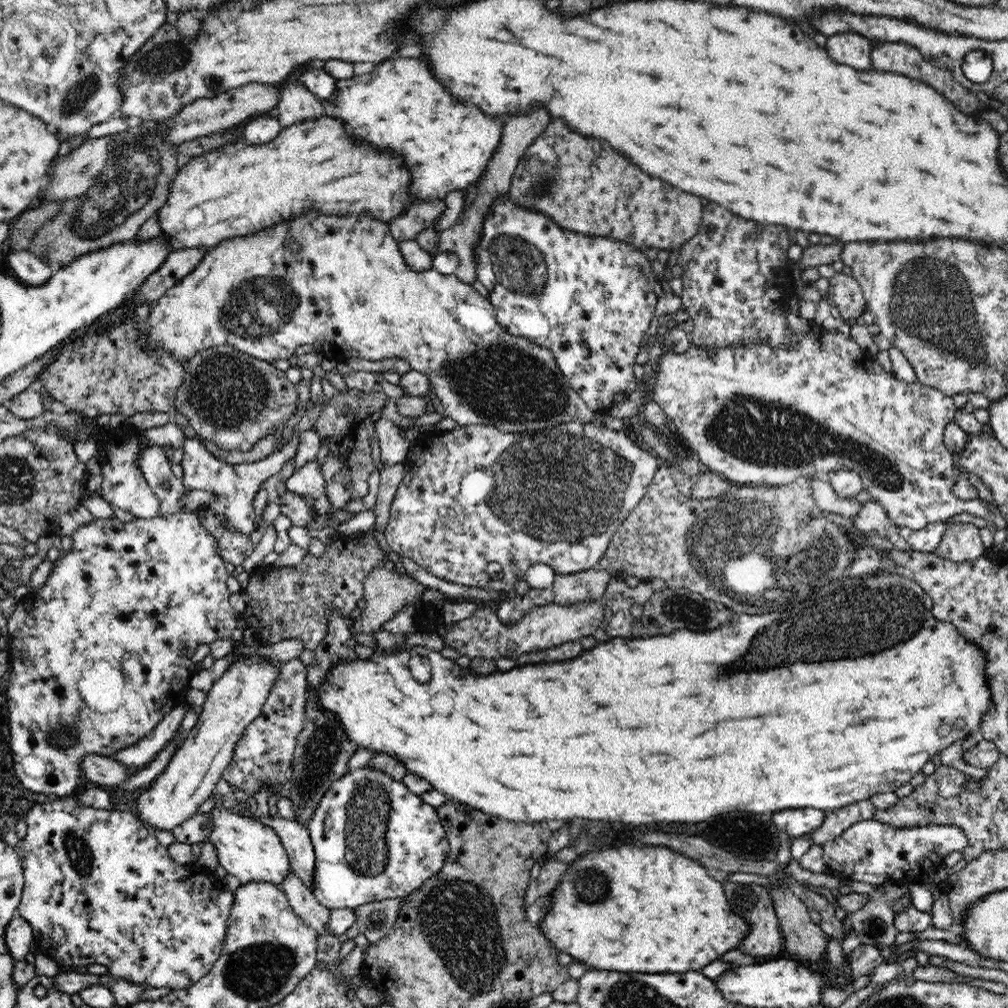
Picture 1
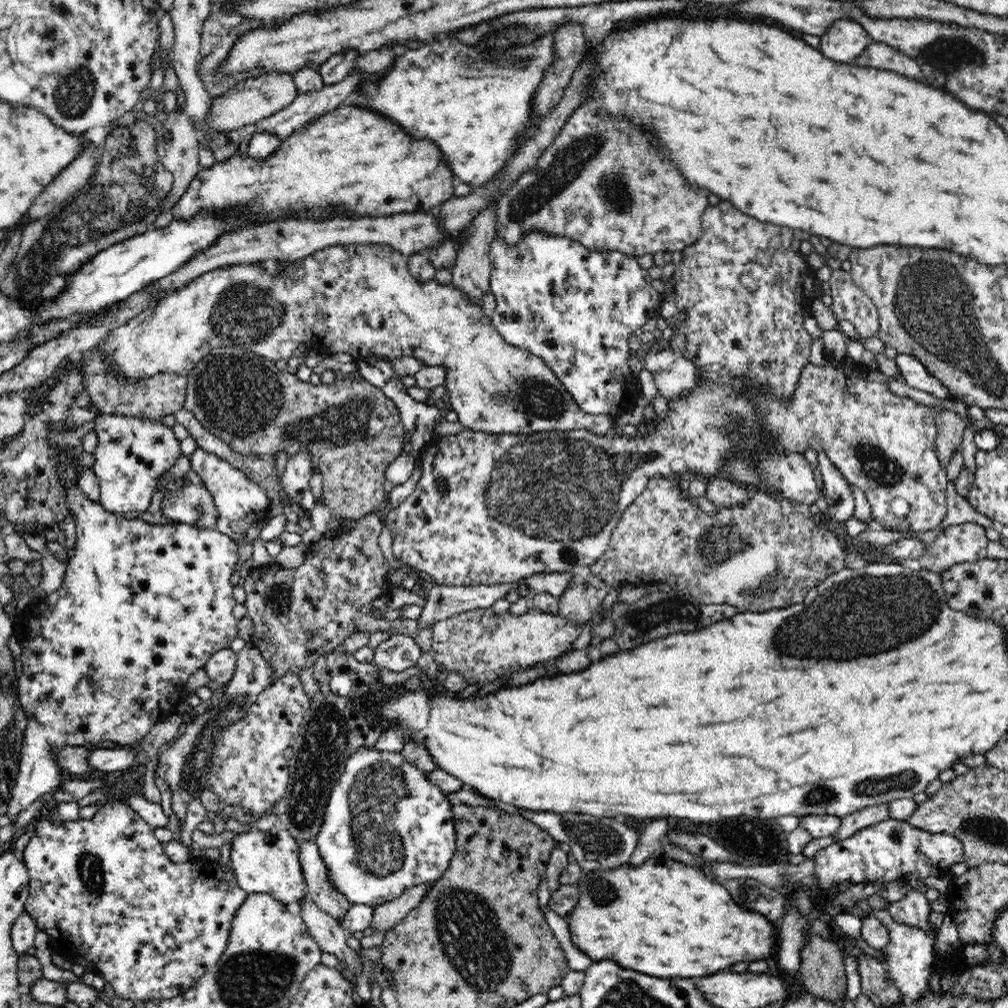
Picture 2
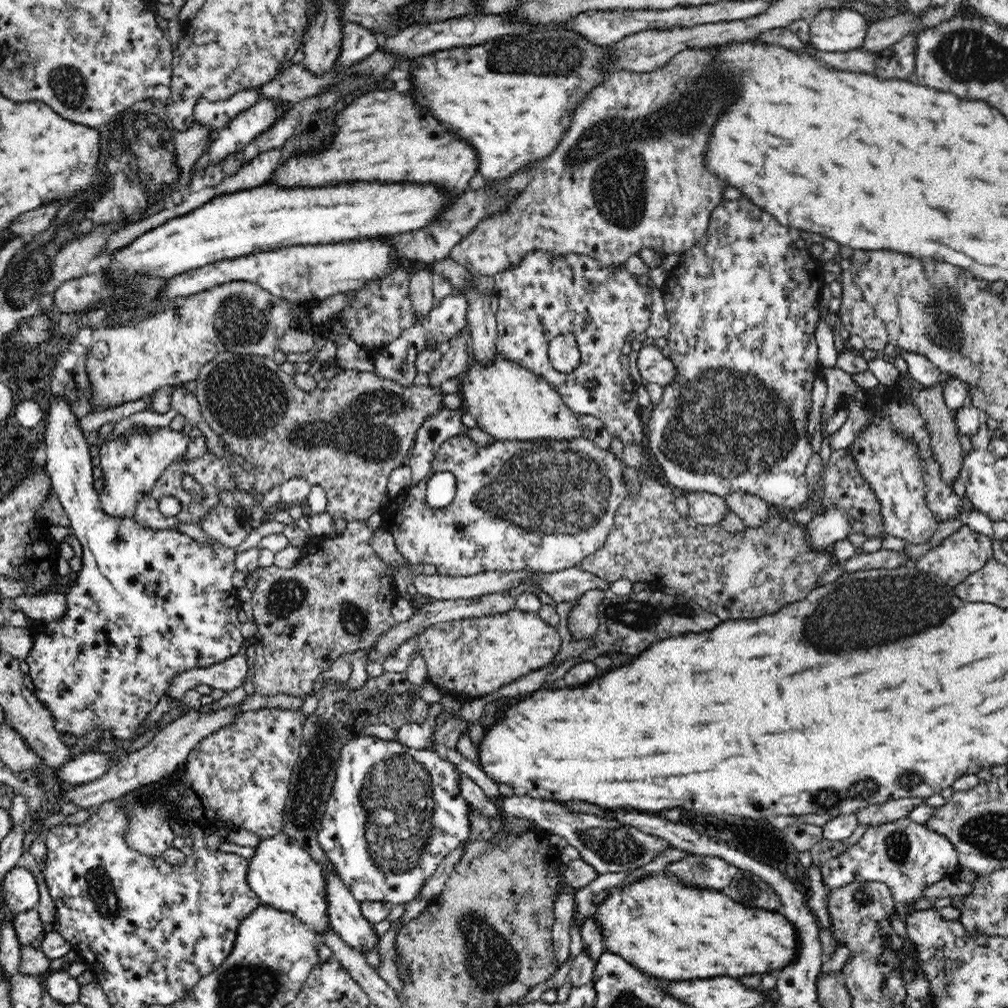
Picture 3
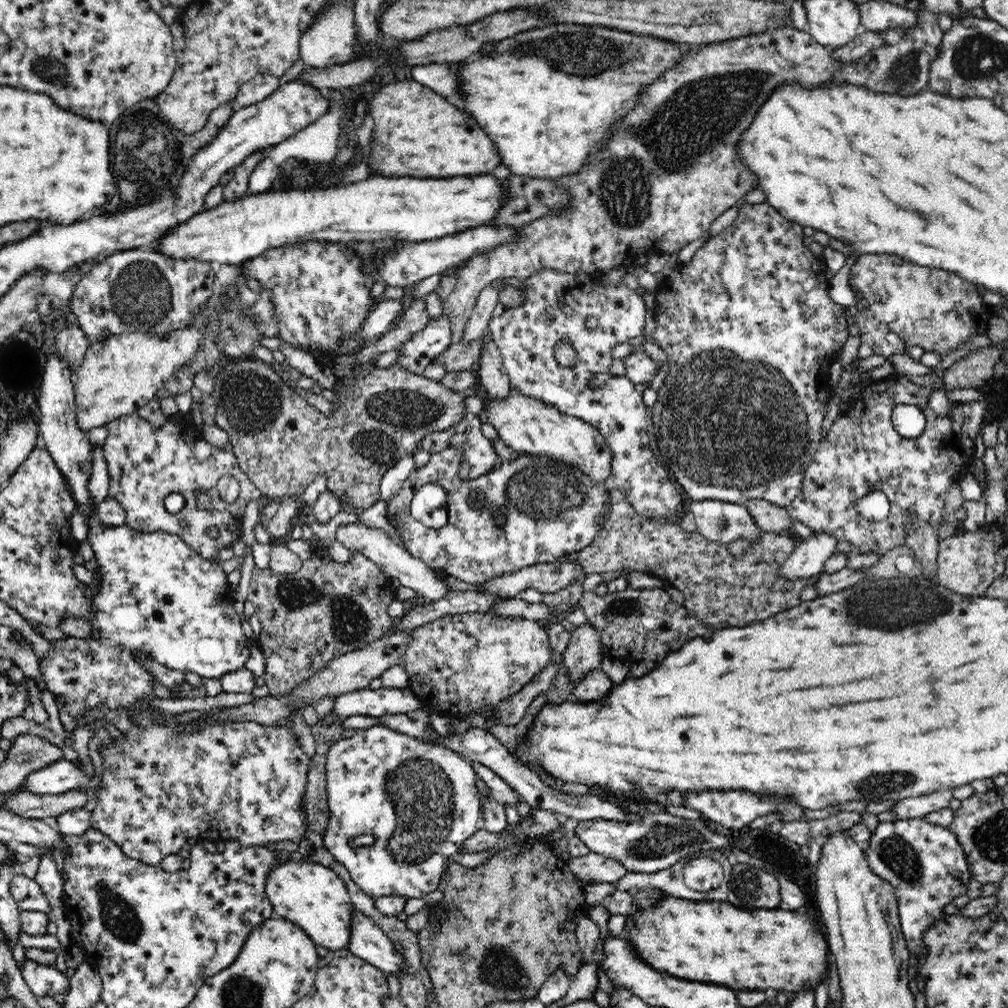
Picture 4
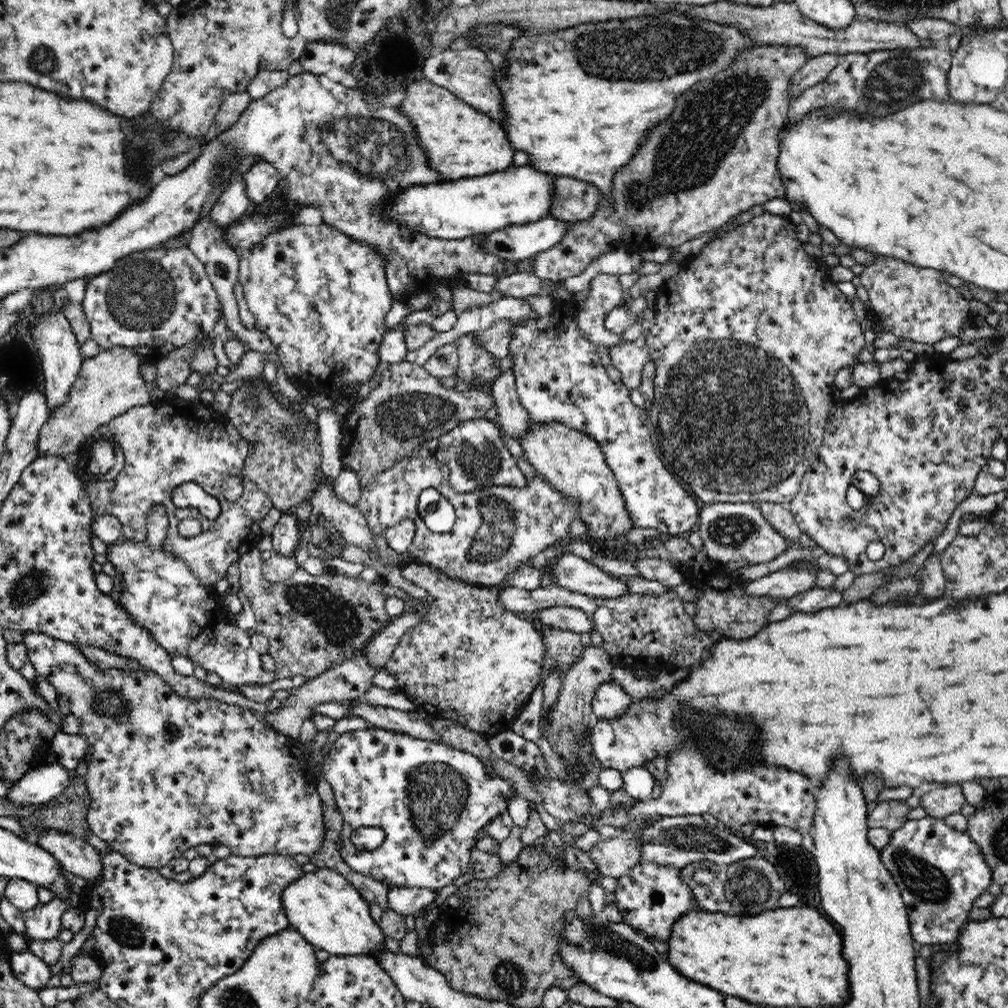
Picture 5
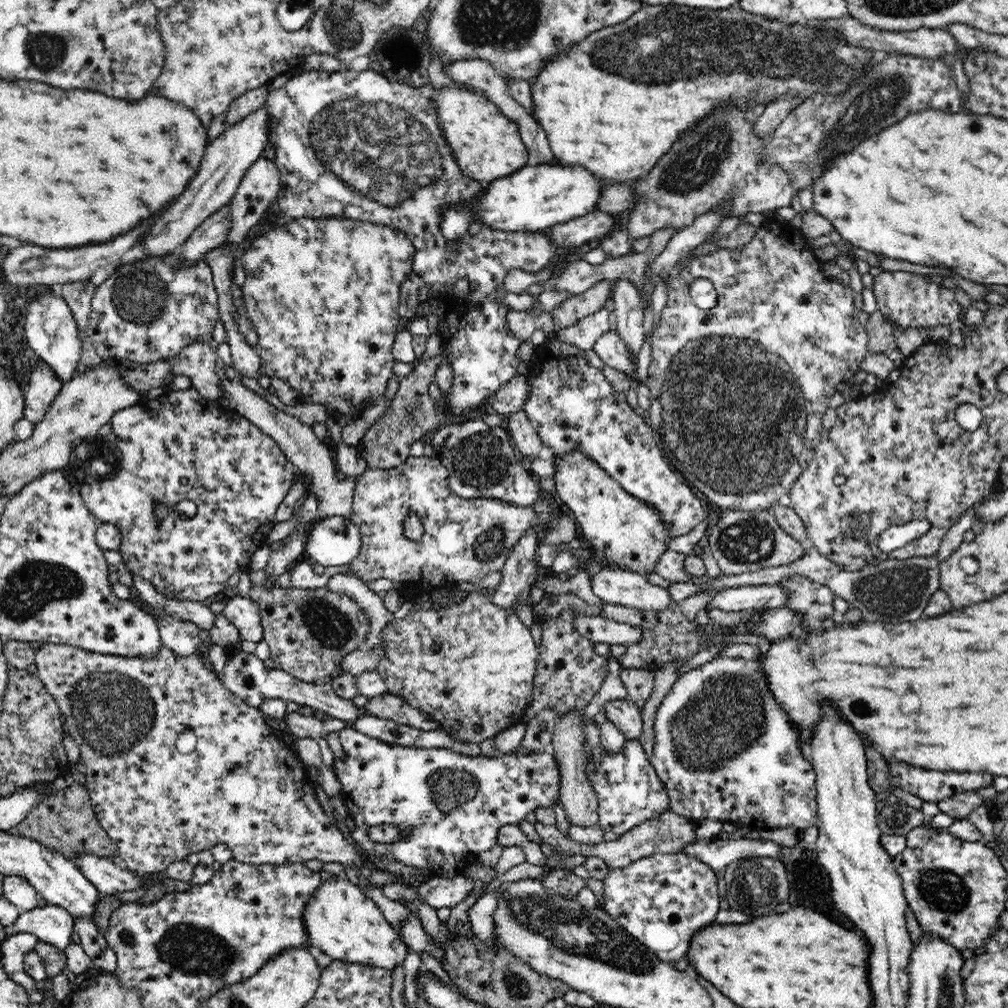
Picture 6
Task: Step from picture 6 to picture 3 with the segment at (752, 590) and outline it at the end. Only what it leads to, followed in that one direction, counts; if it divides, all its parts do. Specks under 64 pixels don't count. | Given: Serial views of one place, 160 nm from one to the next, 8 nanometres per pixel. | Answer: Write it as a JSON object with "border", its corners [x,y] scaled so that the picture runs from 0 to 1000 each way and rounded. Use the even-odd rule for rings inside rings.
{"border":[[[822,506],[798,523],[801,533],[804,533],[804,543],[808,547],[823,546],[828,538],[839,535],[844,528],[842,516],[839,516],[835,506]]]}

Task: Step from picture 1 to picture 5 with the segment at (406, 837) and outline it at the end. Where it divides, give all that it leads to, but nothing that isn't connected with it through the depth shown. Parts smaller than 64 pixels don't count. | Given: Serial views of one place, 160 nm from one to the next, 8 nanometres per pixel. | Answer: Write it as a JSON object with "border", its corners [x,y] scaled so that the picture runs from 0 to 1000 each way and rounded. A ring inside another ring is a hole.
{"border":[[[368,720],[362,724],[343,726],[342,728],[337,729],[337,732],[335,732],[327,742],[323,754],[320,756],[319,764],[323,774],[329,780],[331,794],[340,810],[340,820],[336,825],[336,834],[334,835],[337,837],[336,845],[339,852],[341,852],[349,863],[367,869],[386,881],[419,880],[434,883],[435,881],[438,882],[440,881],[440,879],[444,879],[444,877],[448,877],[450,871],[454,871],[456,868],[465,864],[466,843],[472,841],[474,829],[482,823],[482,819],[488,815],[488,812],[498,808],[500,804],[502,804],[502,792],[510,788],[510,782],[508,782],[504,776],[500,776],[498,772],[495,772],[494,770],[482,770],[478,755],[476,755],[476,752],[470,750],[470,748],[450,743],[438,736],[416,734],[403,728],[391,727]],[[365,819],[381,823],[382,832],[373,843],[357,844],[349,837],[347,828],[353,821]]]}

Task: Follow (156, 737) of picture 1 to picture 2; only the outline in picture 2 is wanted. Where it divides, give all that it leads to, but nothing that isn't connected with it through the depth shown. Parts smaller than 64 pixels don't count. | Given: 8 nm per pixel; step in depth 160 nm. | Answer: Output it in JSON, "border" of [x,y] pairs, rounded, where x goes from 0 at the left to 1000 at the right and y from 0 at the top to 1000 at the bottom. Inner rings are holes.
{"border":[[[127,739],[123,742],[95,743],[89,746],[87,759],[95,766],[113,769],[116,765],[126,764],[131,761],[137,745],[140,744],[128,742]]]}

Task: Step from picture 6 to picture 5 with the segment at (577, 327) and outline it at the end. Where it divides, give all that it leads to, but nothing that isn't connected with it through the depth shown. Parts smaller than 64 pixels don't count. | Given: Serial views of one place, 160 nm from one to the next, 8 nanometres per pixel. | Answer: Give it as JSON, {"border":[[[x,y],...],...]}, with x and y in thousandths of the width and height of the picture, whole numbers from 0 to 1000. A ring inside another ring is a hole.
{"border":[[[593,272],[585,278],[584,285],[585,292],[571,315],[571,322],[587,340],[597,341],[602,345],[614,342],[617,339],[616,332],[605,329],[599,323],[603,310],[622,296],[614,276],[605,272]]]}

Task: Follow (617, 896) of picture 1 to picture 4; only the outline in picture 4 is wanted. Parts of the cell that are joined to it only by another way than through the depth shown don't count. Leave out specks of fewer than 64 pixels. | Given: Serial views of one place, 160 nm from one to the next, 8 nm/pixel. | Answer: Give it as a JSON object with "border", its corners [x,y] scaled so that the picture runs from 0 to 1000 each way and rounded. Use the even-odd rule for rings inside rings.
{"border":[[[663,888],[653,899],[647,899],[645,903],[633,901],[628,908],[622,909],[620,922],[623,934],[629,936],[638,952],[647,956],[649,961],[655,960],[655,964],[663,964],[665,968],[675,968],[685,973],[718,976],[724,980],[780,982],[780,986],[786,988],[794,987],[794,980],[812,978],[819,964],[817,928],[813,926],[810,913],[804,915],[798,911],[801,910],[786,903],[782,905],[772,901],[742,905],[729,900],[722,893],[690,894]]]}

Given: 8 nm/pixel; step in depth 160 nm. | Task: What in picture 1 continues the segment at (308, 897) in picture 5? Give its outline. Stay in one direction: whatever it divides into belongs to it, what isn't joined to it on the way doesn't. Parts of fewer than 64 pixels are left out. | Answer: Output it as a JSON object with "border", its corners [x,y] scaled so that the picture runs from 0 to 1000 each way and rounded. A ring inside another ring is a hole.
{"border":[[[218,798],[212,800],[207,810],[210,814],[204,819],[204,833],[214,840],[217,857],[225,863],[225,867],[234,869],[240,878],[264,875],[276,879],[279,883],[279,875],[289,865],[289,858],[285,843],[282,842],[281,834],[273,822],[251,812],[237,809],[236,806],[224,803]]]}

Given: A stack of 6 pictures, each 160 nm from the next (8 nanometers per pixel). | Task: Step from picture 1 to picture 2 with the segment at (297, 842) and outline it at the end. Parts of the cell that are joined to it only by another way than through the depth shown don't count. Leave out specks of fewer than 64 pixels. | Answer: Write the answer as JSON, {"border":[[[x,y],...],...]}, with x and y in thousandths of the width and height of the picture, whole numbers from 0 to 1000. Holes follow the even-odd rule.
{"border":[[[302,832],[295,834],[299,839],[301,869],[304,872],[302,886],[305,884],[309,894],[338,917],[338,913],[348,900],[348,895],[326,874],[324,861],[313,834]]]}

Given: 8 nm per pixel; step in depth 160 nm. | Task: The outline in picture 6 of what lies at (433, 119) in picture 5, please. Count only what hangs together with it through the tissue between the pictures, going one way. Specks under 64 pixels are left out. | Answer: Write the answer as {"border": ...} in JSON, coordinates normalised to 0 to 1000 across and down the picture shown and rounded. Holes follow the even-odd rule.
{"border":[[[446,84],[433,88],[428,95],[433,108],[433,119],[440,137],[446,140],[449,156],[454,158],[456,169],[470,179],[487,182],[492,178],[502,177],[510,173],[518,166],[524,165],[525,151],[523,144],[519,142],[518,134],[514,122],[510,118],[500,114],[494,104],[488,99],[483,99],[482,95],[472,93],[462,88],[456,88]]]}

